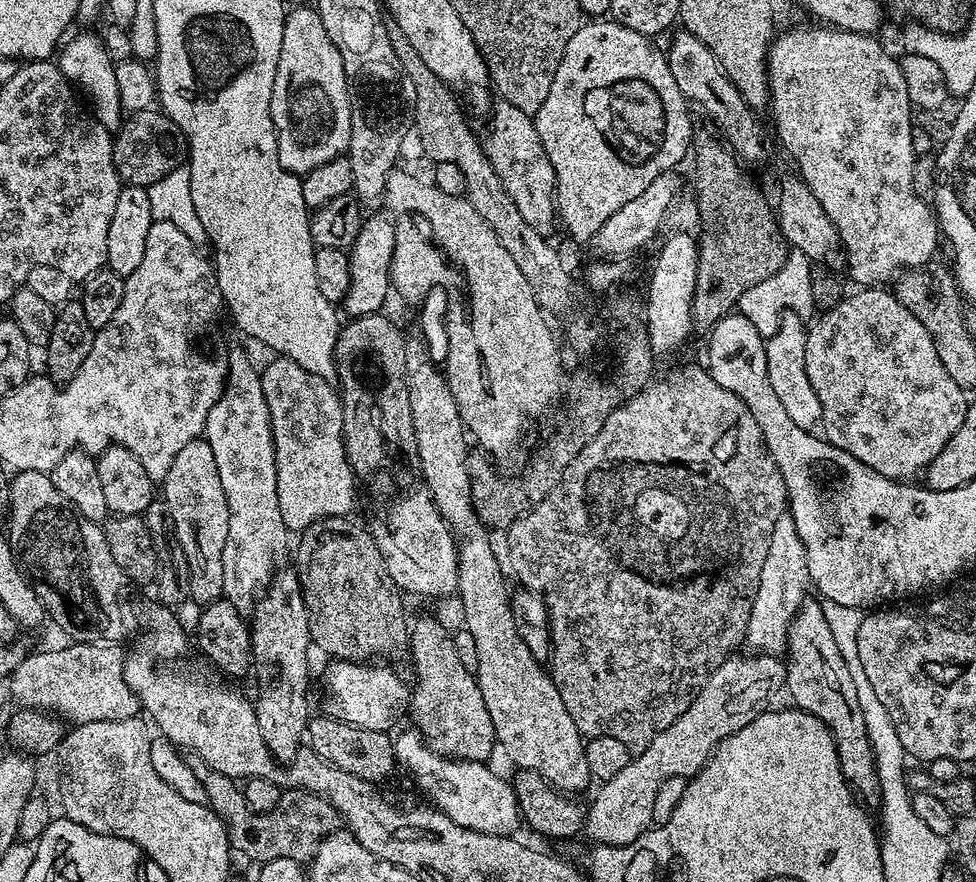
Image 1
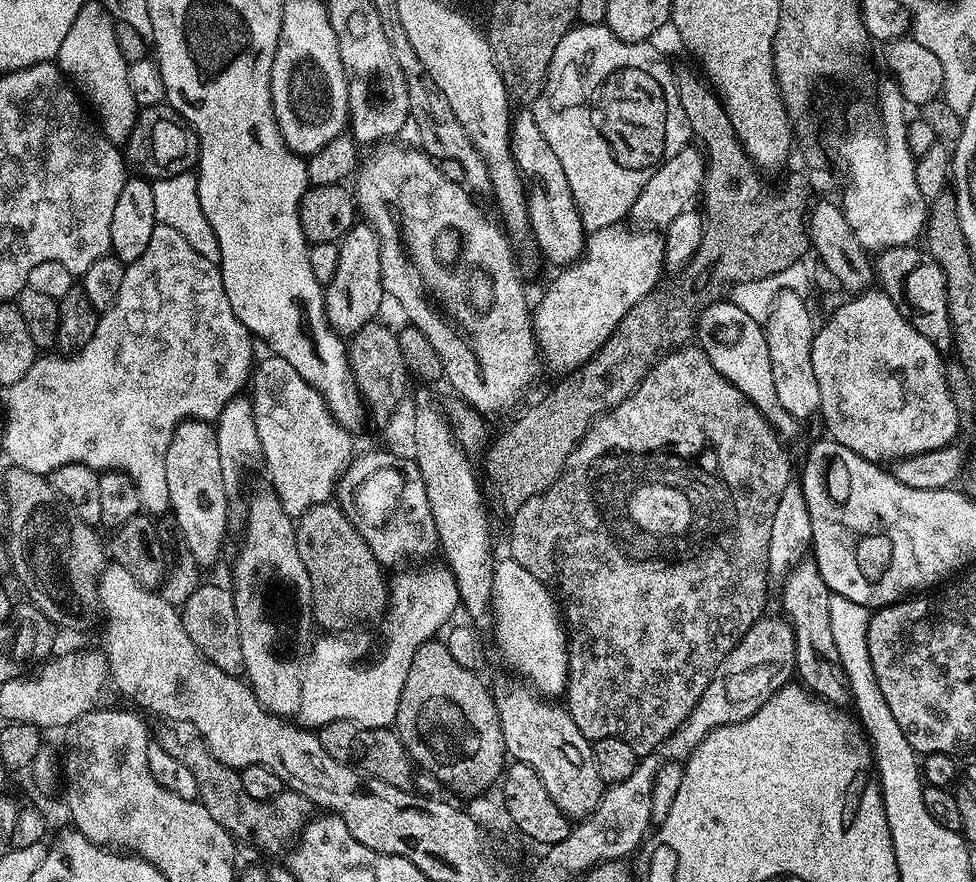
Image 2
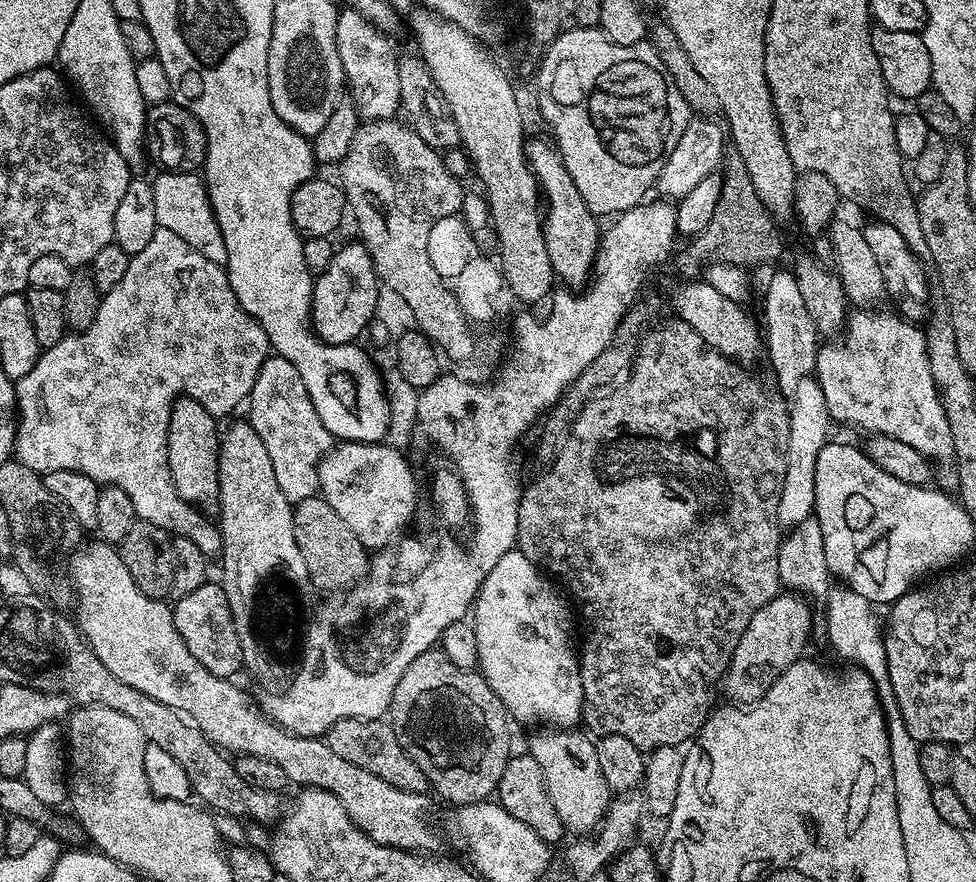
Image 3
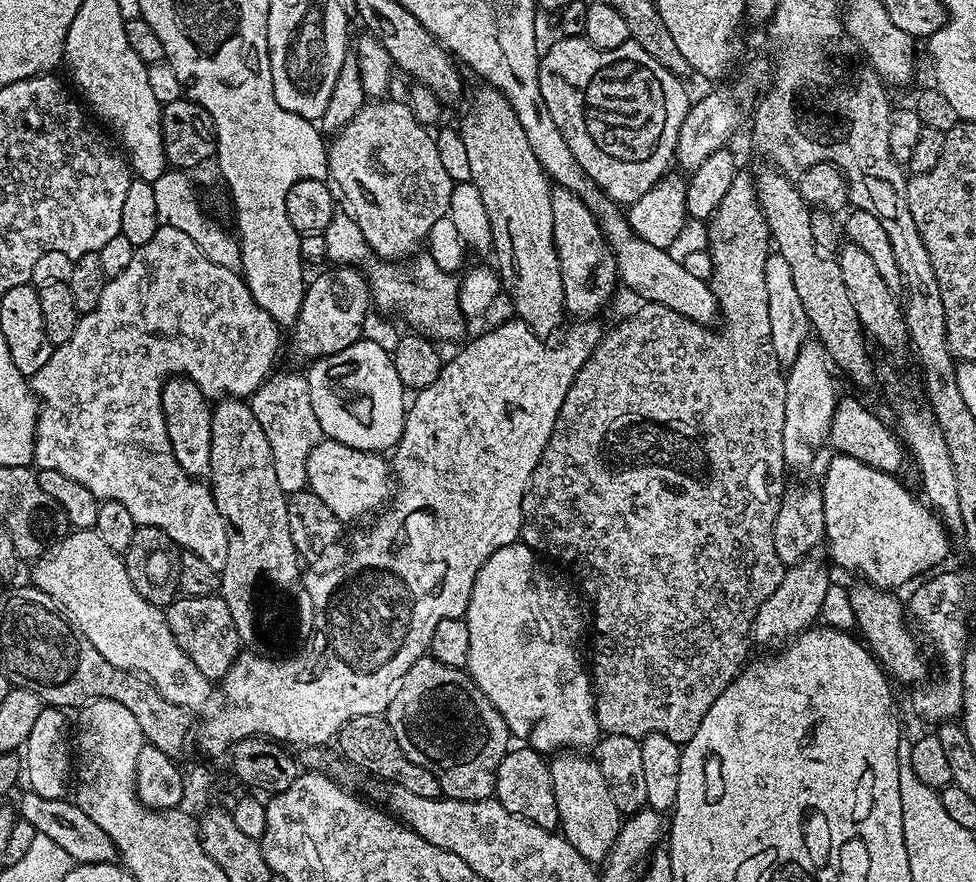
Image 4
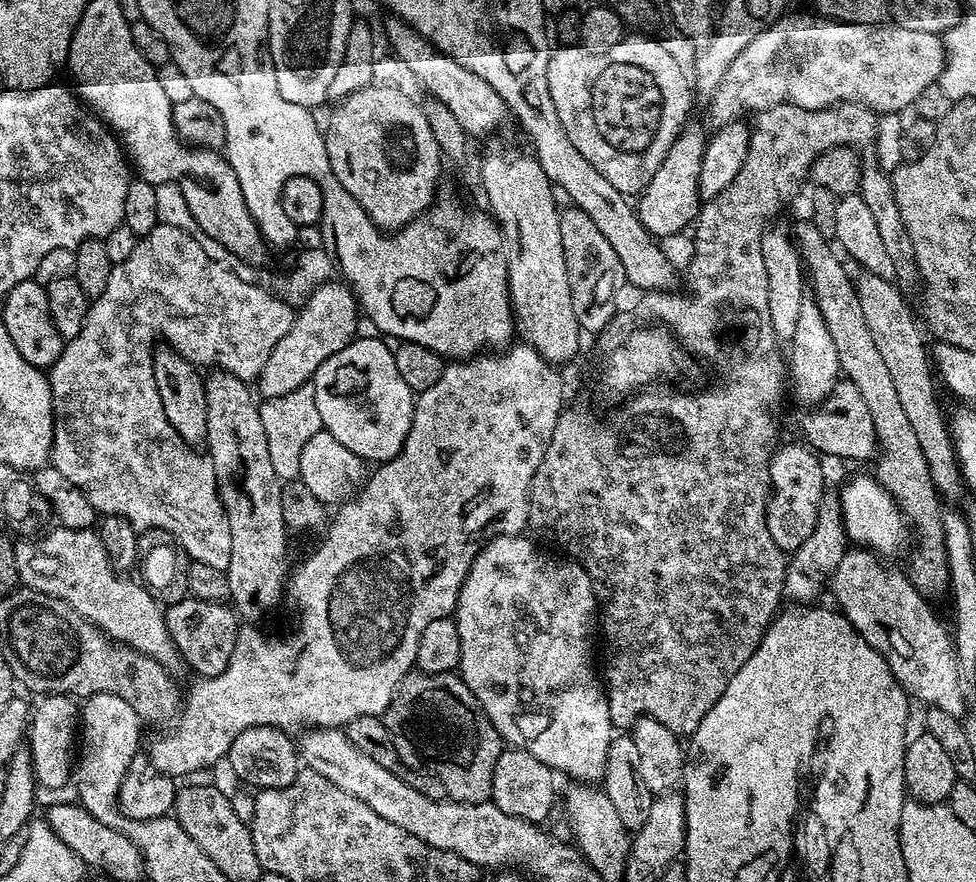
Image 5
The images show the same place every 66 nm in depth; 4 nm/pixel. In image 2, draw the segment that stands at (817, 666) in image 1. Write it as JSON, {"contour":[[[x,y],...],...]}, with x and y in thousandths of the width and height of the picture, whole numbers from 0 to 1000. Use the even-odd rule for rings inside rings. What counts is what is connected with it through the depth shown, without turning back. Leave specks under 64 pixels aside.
{"contour":[[[825,633],[811,643],[811,647],[802,654],[803,694],[808,707],[814,714],[814,741],[816,743],[816,761],[819,774],[827,780],[833,789],[838,789],[848,798],[858,800],[868,799],[873,793],[873,780],[869,777],[869,765],[863,755],[863,746],[859,746],[859,732],[855,732],[855,719],[850,714],[850,678],[846,660],[842,660],[842,651],[835,635]]]}

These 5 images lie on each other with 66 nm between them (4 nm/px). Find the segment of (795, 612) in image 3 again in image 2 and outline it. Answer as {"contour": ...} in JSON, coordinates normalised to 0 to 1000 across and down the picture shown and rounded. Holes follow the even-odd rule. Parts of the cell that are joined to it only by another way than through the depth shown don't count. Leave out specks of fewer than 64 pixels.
{"contour":[[[806,702],[775,703],[768,714],[744,741],[734,763],[727,769],[719,791],[711,805],[699,819],[699,823],[676,845],[674,853],[681,863],[704,863],[709,851],[734,825],[755,821],[768,814],[798,780],[803,780],[813,770],[816,761],[814,741],[814,714]]]}

